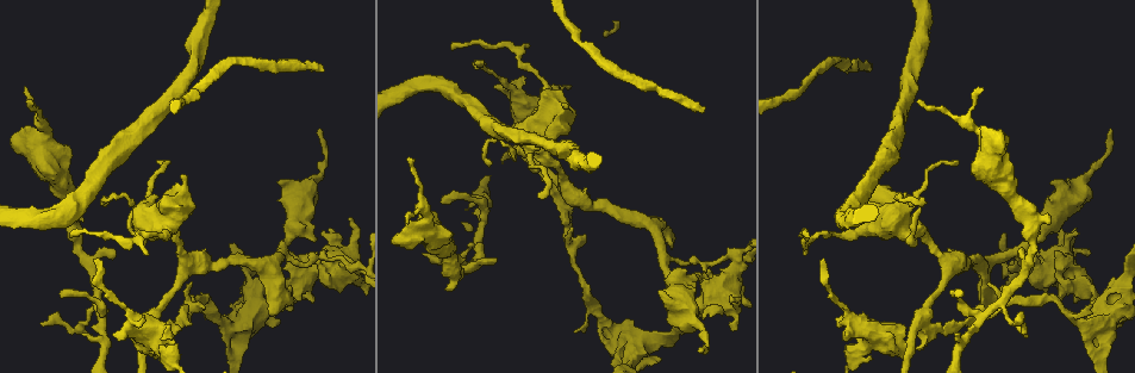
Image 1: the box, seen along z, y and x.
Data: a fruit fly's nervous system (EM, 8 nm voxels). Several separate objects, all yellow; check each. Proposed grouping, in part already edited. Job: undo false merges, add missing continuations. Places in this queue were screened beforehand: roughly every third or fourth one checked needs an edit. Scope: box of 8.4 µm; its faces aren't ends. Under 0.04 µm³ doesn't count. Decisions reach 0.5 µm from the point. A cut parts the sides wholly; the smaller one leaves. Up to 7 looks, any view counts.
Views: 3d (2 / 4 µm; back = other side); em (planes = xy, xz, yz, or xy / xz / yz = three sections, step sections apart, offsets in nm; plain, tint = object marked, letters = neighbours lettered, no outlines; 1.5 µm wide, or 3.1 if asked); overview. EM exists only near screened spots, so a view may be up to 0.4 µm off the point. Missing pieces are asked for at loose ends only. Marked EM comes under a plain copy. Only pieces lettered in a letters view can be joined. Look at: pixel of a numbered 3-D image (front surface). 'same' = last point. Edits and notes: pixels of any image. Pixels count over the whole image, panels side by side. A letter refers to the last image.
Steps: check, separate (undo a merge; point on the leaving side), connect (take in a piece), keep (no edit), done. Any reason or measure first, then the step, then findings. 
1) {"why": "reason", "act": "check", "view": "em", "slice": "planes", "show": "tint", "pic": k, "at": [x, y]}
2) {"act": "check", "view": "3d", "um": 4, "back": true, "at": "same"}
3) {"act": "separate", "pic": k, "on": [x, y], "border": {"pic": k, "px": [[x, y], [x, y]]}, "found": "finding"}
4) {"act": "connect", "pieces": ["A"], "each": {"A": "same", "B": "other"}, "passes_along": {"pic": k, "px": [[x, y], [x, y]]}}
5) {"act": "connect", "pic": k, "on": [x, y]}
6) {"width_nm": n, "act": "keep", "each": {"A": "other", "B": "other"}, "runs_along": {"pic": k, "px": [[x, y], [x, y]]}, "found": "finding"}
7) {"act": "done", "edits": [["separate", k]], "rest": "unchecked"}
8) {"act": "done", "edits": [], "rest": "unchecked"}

{"why": "thick turns thin", "act": "check", "view": "em", "slice": "planes", "show": "letters", "pic": 1, "at": [537, 163]}

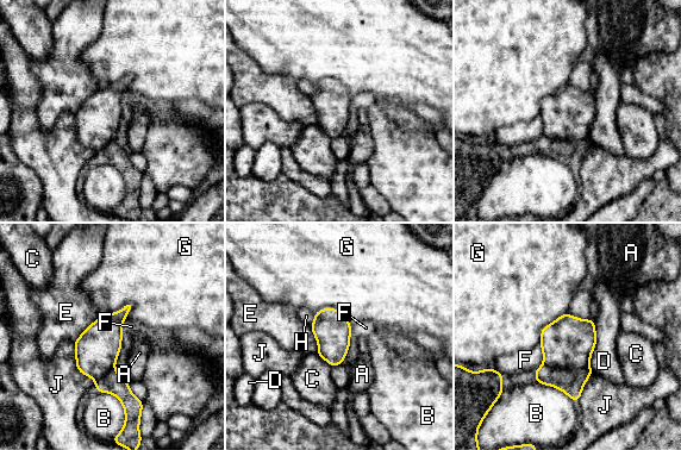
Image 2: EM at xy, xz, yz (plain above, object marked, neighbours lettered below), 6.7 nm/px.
{"longest_contact_nm": ["D", 360], "act": "separate", "pic": 2, "on": [570, 382], "each": {"A": "other", "B": "other", "C": "other", "D": "other", "E": "other", "F": "other", "G": "other", "H": "other", "J": "other"}, "border": {"pic": 2, "px": [[542, 366], [556, 369], [588, 367]]}, "found": "a second cell is stuck on"}

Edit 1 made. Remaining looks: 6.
{"why": "free end", "act": "check", "view": "3d", "um": 2, "pic": 1, "at": [43, 325]}

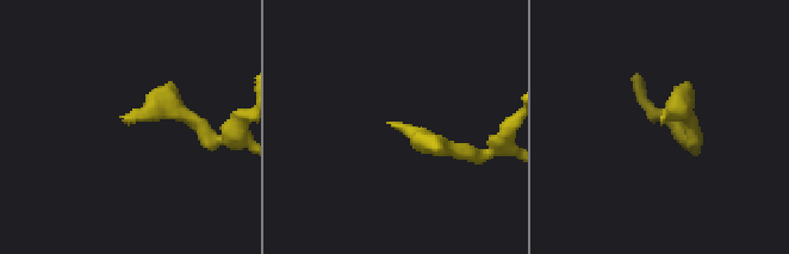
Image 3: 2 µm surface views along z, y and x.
{"why": "shape alone is not enough", "act": "check", "view": "em", "slice": "planes", "show": "letters", "pic": 3, "at": [126, 123]}

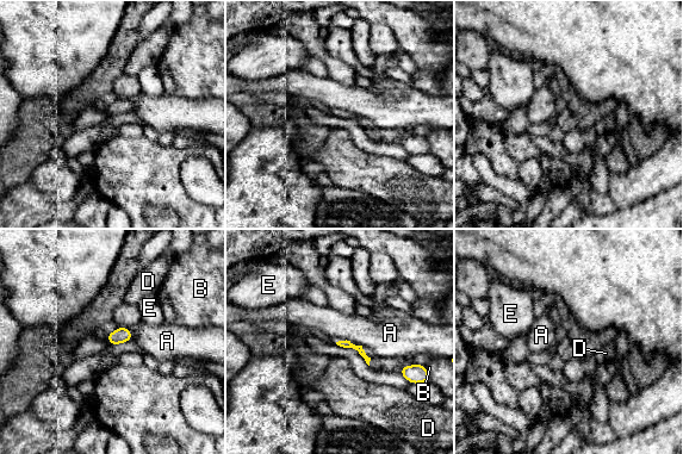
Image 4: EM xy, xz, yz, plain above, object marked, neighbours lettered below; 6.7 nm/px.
{"act": "keep", "each": {"A": "other", "B": "other", "D": "other", "E": "other"}, "border": {"pic": 4, "px": [[126, 327], [131, 333], [130, 341]]}, "found": "no lettered piece goes on from it"}

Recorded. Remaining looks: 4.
{"why": "tapers out", "act": "check", "view": "em", "slice": "planes", "show": "letters", "pic": 1, "at": [158, 161]}

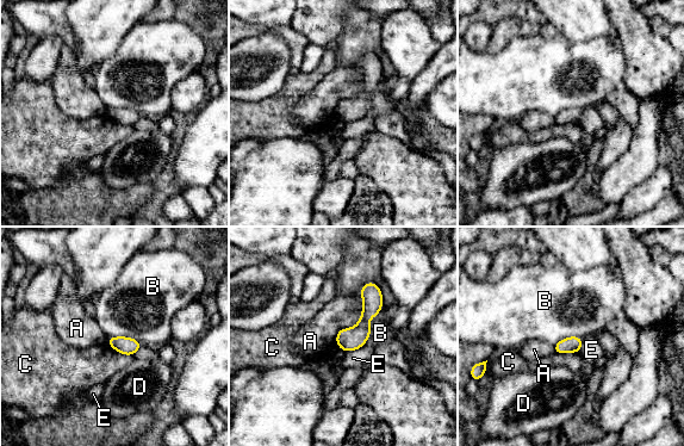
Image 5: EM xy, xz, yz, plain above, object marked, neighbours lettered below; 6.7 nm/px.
{"width_nm": 110, "act": "keep", "each": {"A": "other", "B": "other", "C": "other", "D": "other", "E": "other"}, "runs_along": {"pic": 5, "px": [[372, 285], [372, 307], [346, 347]]}, "found": "none of them fits"}

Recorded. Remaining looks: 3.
{"act": "done", "edits": [["separate", 2]], "rest": "unchecked"}

